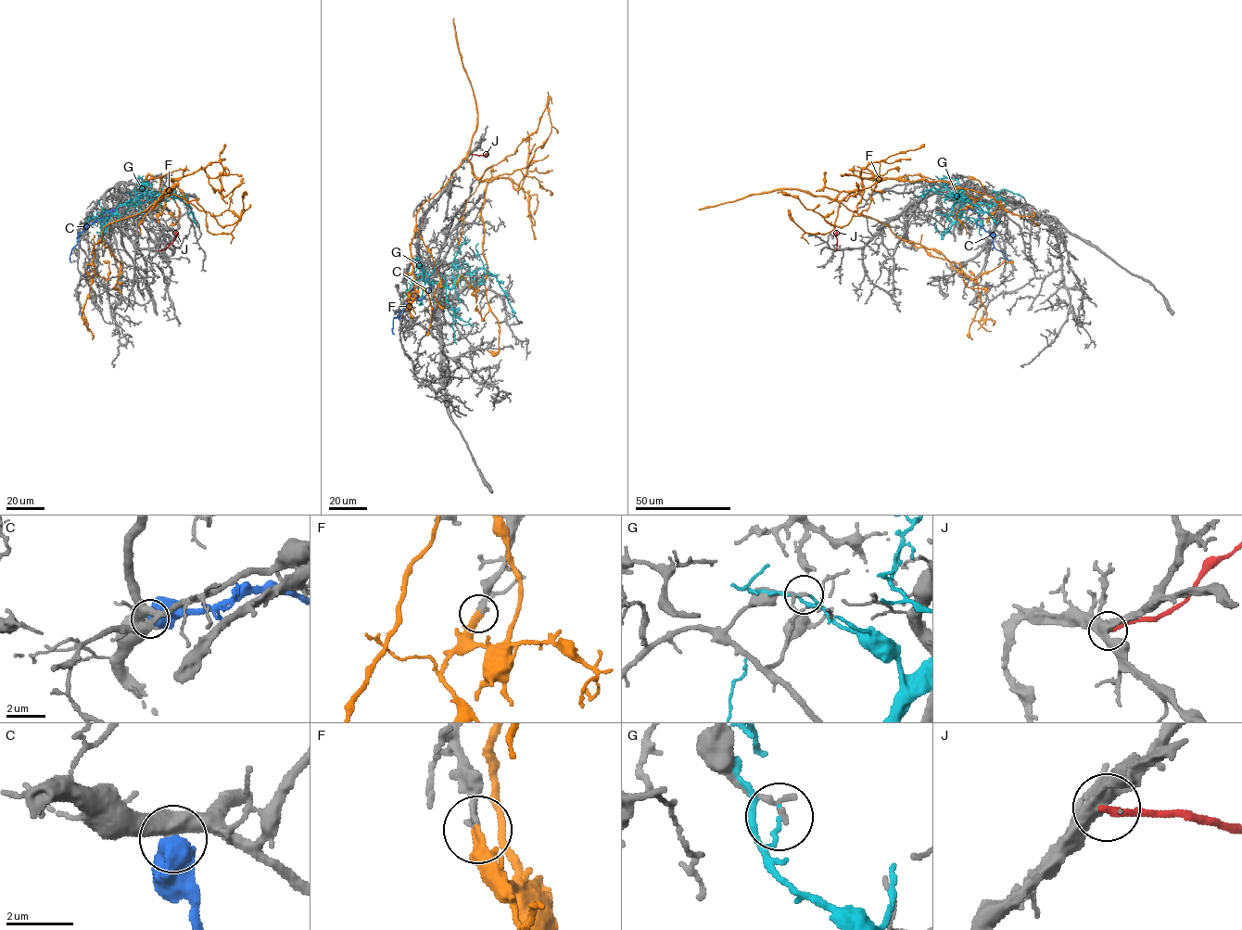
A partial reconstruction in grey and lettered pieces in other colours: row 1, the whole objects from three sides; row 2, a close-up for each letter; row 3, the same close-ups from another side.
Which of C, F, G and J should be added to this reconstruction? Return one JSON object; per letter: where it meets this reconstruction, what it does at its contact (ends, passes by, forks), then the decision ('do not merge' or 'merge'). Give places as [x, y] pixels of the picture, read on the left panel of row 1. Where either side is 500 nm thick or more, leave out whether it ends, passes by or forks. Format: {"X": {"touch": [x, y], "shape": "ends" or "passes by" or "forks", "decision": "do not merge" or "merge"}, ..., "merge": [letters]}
{"C": {"touch": [111, 211], "decision": "do not merge"}, "F": {"touch": [82, 316], "shape": "ends", "decision": "do not merge"}, "G": {"touch": [103, 214], "shape": "ends", "decision": "do not merge"}, "J": {"touch": [158, 251], "shape": "ends", "decision": "do not merge"}, "merge": []}

